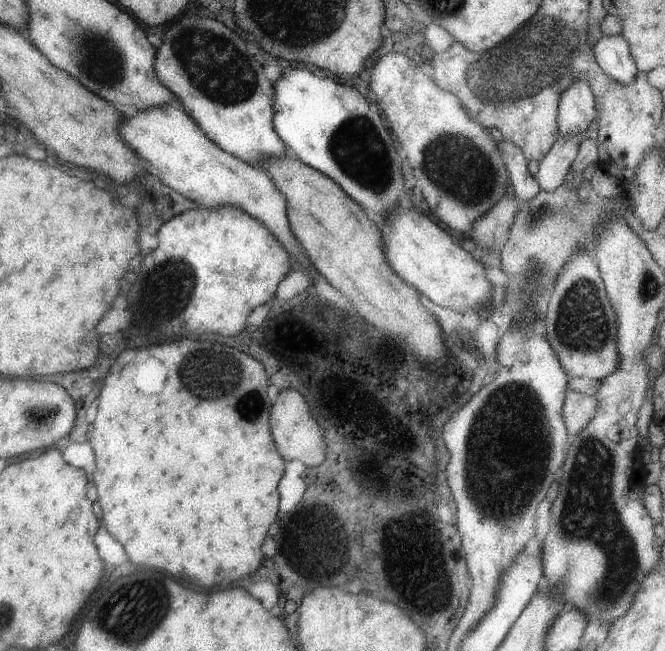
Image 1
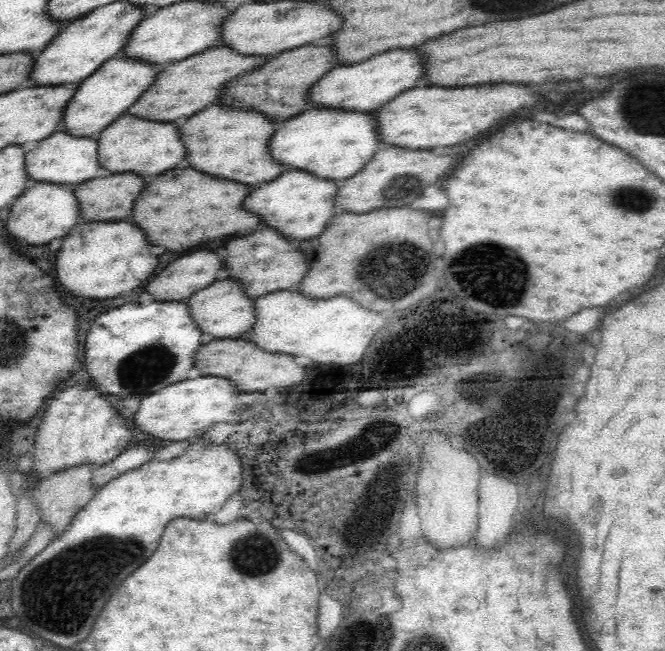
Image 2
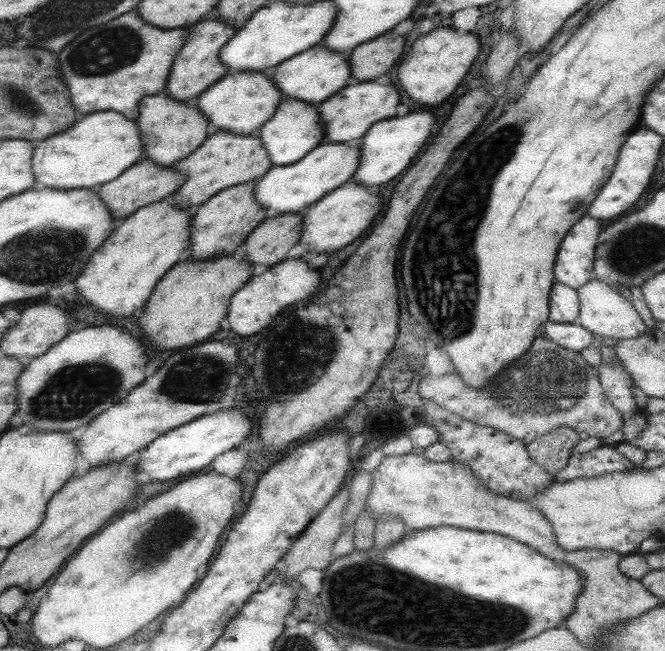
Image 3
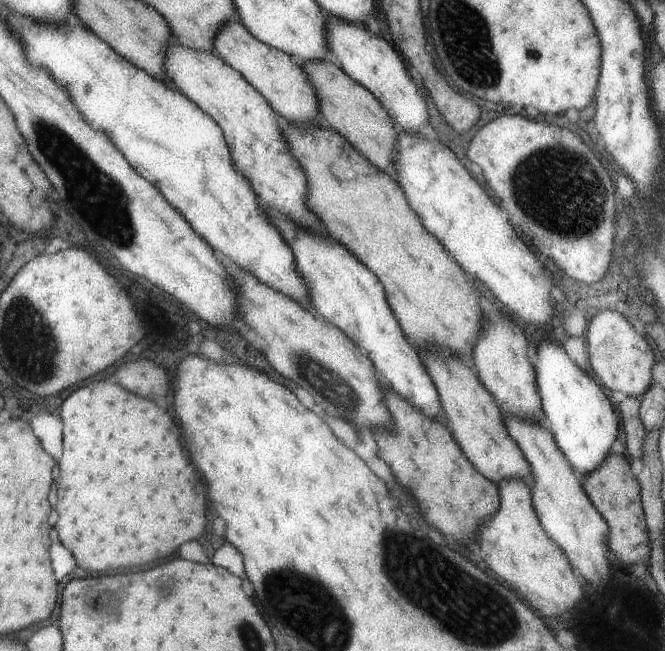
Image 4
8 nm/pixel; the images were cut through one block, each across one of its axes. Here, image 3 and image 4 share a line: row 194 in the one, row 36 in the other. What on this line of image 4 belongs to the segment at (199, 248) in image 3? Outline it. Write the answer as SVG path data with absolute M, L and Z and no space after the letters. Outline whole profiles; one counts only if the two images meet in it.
M228 20L216 30L212 38L213 52L239 74L269 103L269 106L287 120L293 122L313 122L318 112L318 102L312 86L300 69L296 60L275 47L257 40L240 23Z

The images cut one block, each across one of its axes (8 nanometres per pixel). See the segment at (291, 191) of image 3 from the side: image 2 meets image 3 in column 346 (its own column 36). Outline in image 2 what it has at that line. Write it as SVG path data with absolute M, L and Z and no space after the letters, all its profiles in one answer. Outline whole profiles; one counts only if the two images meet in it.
M59 128L48 138L39 140L26 147L26 172L32 183L40 180L49 180L56 184L72 184L75 186L103 173L103 167L98 160L97 154L97 139L88 138L87 136L74 136L67 130Z

